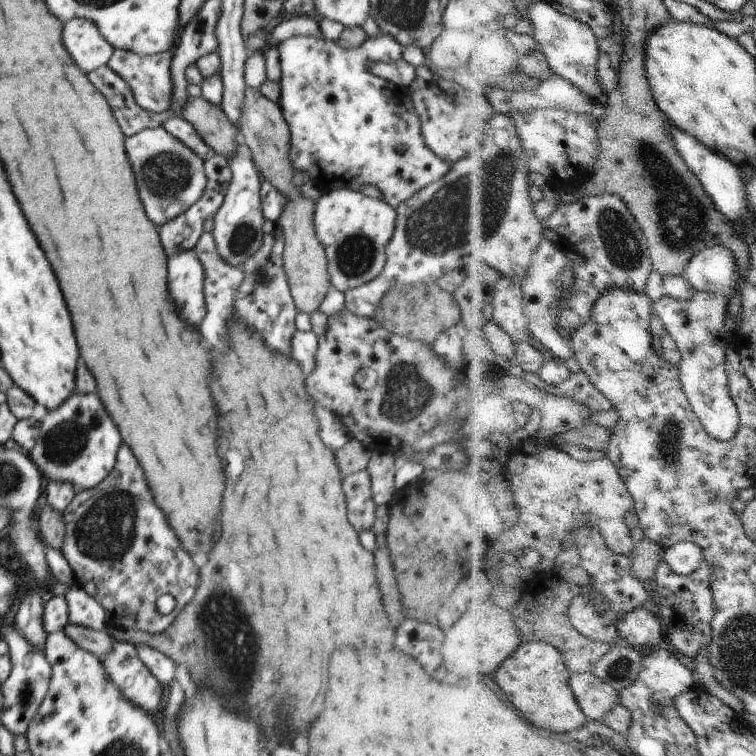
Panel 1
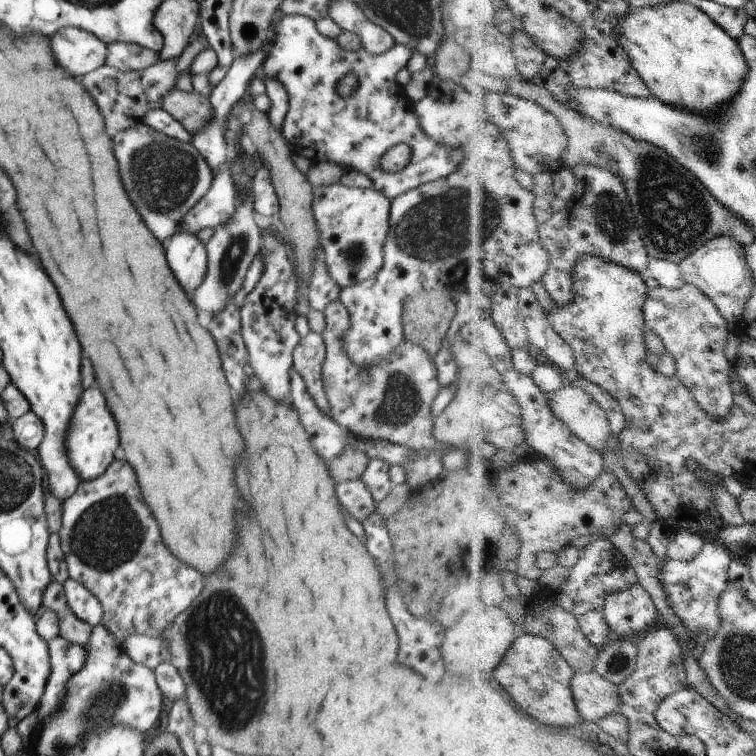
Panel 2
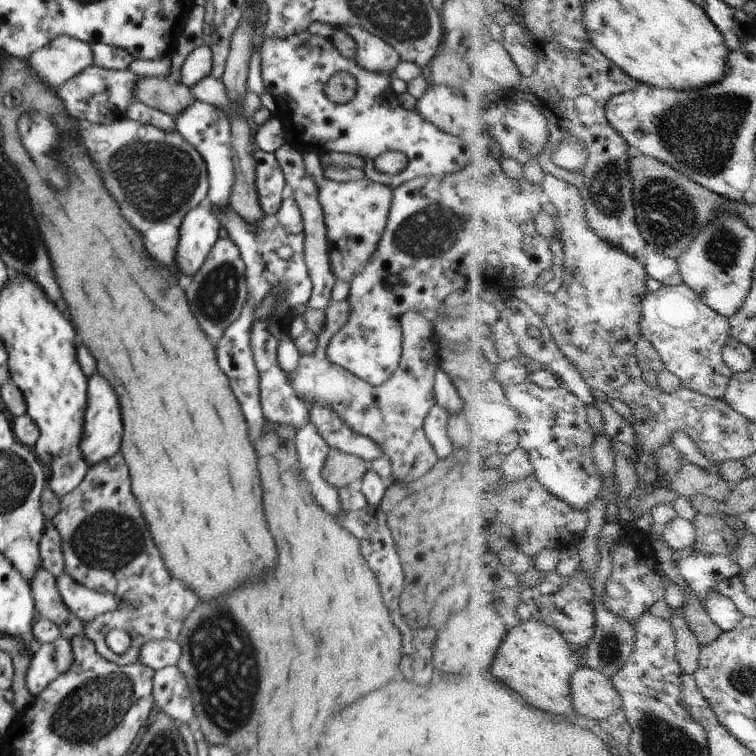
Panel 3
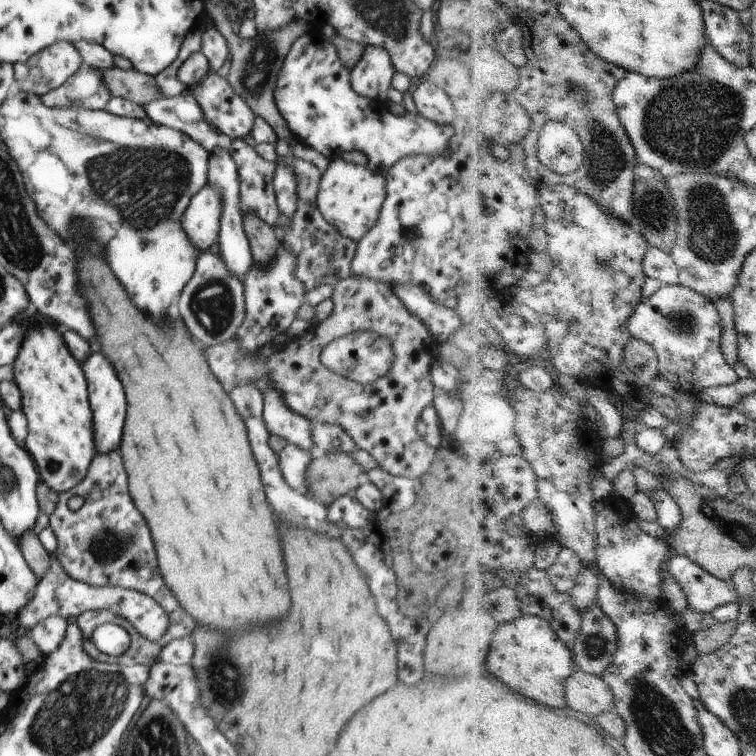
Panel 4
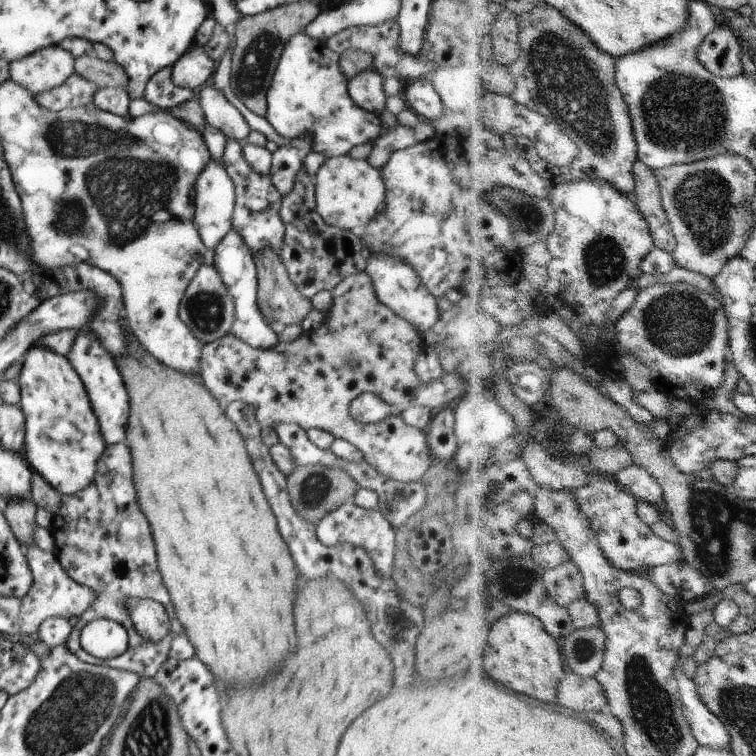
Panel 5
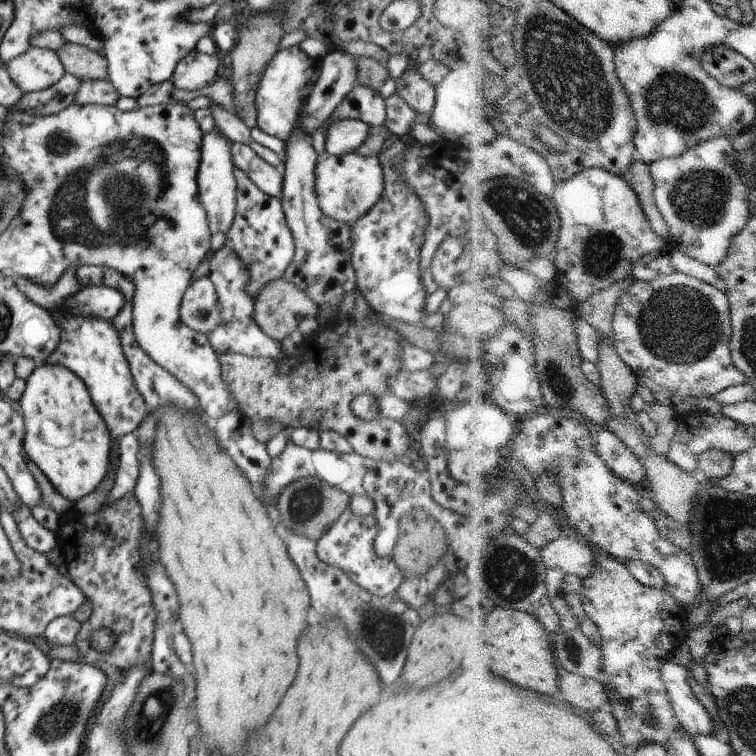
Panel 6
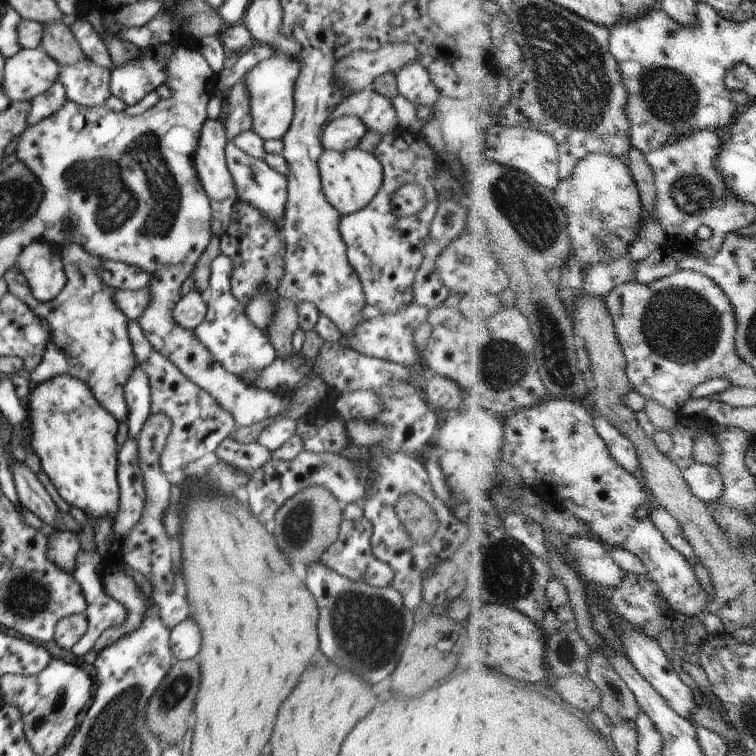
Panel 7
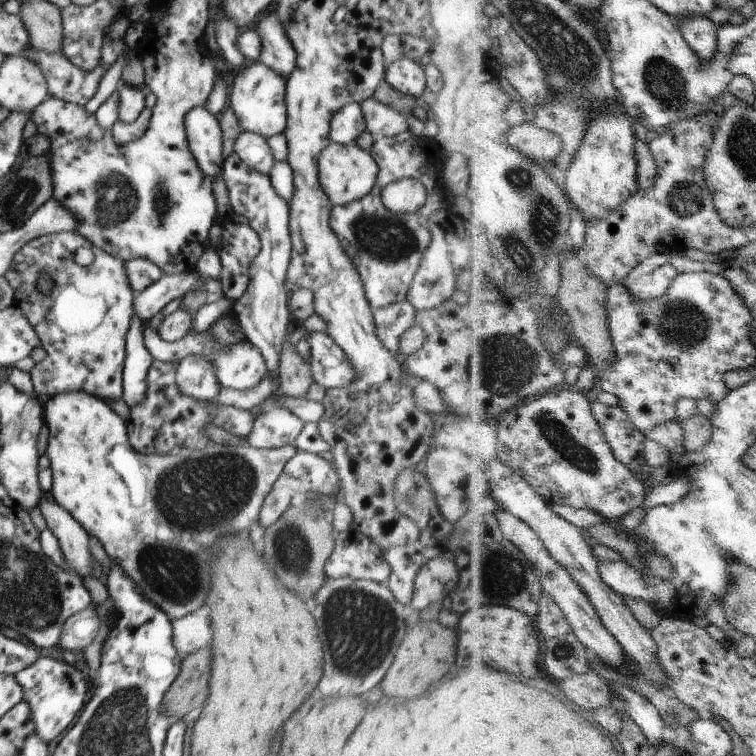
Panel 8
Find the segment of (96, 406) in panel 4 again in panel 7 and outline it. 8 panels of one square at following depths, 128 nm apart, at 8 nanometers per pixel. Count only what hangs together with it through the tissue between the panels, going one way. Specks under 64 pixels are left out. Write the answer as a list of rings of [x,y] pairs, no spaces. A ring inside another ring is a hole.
[[[70,242],[62,244],[58,254],[62,258],[65,285],[50,302],[38,302],[32,296],[26,278],[18,270],[8,270],[3,276],[10,294],[22,300],[40,320],[46,320],[50,328],[50,342],[42,354],[42,362],[27,377],[34,387],[64,374],[78,378],[89,386],[98,404],[110,412],[116,422],[127,422],[124,386],[137,363],[128,336],[129,318],[122,314],[114,302],[115,288],[106,286],[98,276],[103,260]]]

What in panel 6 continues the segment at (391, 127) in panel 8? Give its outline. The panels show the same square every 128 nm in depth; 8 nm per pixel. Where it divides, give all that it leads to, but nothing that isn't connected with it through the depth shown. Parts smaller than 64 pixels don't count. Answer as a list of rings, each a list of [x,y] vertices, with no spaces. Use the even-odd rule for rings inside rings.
[[[356,84],[350,94],[340,102],[330,116],[330,120],[324,124],[324,128],[316,130],[311,136],[312,148],[318,154],[318,161],[328,156],[325,149],[326,130],[332,122],[342,120],[342,118],[354,118],[366,122],[371,126],[382,126],[387,119],[386,101],[382,98],[379,91]]]

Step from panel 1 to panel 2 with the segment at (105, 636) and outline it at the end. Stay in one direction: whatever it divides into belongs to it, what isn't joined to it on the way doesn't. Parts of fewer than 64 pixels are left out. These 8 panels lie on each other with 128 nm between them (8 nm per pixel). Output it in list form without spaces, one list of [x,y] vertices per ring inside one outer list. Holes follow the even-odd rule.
[[[52,579],[48,584],[48,588],[44,590],[44,598],[42,598],[42,606],[46,610],[58,612],[60,618],[59,634],[66,640],[82,646],[86,646],[86,642],[90,640],[92,634],[92,626],[83,620],[80,620],[68,606],[63,583]]]

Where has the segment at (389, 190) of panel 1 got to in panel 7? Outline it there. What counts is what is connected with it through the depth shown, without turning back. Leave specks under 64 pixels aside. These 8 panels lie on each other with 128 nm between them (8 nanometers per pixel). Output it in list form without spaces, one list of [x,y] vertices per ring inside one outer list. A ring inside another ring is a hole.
[[[277,54],[270,58],[261,60],[255,64],[244,77],[244,84],[250,96],[250,114],[252,116],[252,128],[256,134],[260,135],[262,140],[282,139],[291,125],[294,115],[294,85],[297,76],[300,76],[300,66],[302,61],[297,57],[288,57],[284,54]],[[347,114],[334,118],[323,131],[321,138],[323,149],[336,152],[352,150],[358,146],[366,131],[365,124],[358,117]]]

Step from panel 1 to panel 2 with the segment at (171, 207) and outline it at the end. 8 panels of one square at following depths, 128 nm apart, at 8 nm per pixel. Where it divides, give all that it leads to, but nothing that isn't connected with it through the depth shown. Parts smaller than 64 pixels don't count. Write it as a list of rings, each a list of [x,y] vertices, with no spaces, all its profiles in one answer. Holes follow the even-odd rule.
[[[136,124],[116,132],[112,148],[124,190],[150,232],[160,242],[173,237],[180,220],[210,190],[213,173],[204,157],[193,144],[170,138],[154,129],[148,136],[140,136],[140,126]]]

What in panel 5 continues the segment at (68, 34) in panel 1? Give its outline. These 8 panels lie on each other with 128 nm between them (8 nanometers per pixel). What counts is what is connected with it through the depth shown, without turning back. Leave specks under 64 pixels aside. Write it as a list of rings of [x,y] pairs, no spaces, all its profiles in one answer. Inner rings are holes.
[[[52,45],[46,49],[35,51],[25,58],[9,62],[9,79],[15,84],[26,88],[32,96],[45,94],[48,90],[61,86],[73,73],[75,58],[61,46]]]

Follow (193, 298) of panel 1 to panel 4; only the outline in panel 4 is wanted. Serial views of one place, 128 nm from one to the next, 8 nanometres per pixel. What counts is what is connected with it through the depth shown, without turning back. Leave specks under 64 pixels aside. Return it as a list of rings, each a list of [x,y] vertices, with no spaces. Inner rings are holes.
[[[206,183],[182,214],[182,230],[188,234],[188,238],[200,252],[208,251],[208,248],[219,240],[222,216],[220,200],[222,198],[218,190]]]

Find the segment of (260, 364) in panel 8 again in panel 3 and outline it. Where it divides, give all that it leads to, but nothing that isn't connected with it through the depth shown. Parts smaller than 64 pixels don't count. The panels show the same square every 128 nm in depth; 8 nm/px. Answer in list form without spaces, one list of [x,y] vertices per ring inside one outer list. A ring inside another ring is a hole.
[[[192,102],[180,116],[174,118],[174,126],[186,142],[190,142],[202,155],[207,166],[208,194],[206,202],[214,208],[229,208],[230,192],[234,186],[234,163],[232,160],[231,122],[222,108],[206,102]]]

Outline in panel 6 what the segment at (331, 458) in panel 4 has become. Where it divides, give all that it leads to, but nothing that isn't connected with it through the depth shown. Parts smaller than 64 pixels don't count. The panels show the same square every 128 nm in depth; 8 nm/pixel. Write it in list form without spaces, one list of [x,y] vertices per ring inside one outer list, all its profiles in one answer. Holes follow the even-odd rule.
[[[311,475],[306,478],[298,478],[296,482],[288,484],[280,492],[276,506],[280,512],[280,524],[284,528],[288,528],[294,534],[302,534],[306,538],[317,541],[338,520],[338,516],[344,513],[346,508],[349,508],[350,502],[351,497],[346,492]]]

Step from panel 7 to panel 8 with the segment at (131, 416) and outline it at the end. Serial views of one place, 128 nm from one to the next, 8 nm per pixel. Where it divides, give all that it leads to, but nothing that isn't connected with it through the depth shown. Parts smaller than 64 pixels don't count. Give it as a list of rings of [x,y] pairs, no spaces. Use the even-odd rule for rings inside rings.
[[[138,314],[133,316],[126,337],[122,398],[128,408],[146,400],[148,371],[153,358],[143,340],[145,323],[143,318],[138,318]]]

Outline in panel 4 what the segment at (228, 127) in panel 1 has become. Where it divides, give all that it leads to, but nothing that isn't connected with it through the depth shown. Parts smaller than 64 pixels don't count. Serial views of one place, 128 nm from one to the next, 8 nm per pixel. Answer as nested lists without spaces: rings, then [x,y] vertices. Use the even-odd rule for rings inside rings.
[[[118,67],[108,68],[102,74],[106,88],[115,97],[131,100],[144,106],[154,100],[162,100],[166,96],[160,94],[155,76],[142,74],[137,70],[120,70]]]

